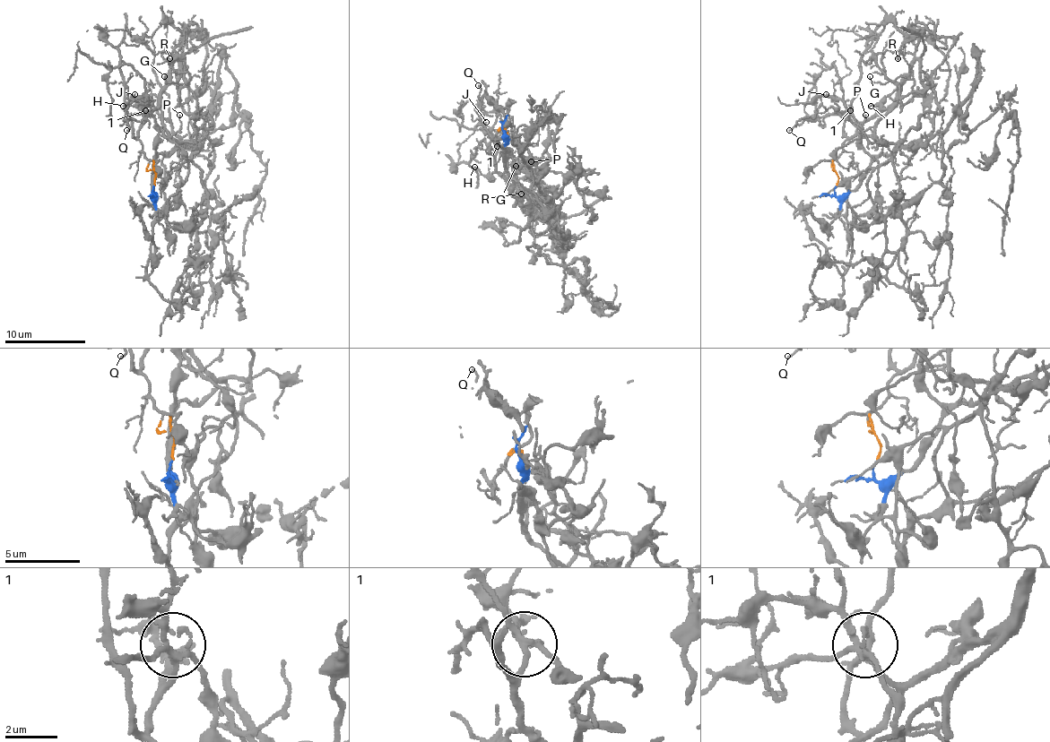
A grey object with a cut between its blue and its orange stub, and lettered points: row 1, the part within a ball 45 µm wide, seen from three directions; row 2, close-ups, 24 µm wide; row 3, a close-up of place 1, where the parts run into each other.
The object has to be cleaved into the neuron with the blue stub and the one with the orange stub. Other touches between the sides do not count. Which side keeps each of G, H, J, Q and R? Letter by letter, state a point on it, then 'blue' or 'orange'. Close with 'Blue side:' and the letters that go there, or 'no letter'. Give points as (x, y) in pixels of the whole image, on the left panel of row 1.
G: at (164, 76); orange
H: at (123, 106); orange
J: at (134, 94); orange
Q: at (126, 130); blue
R: at (169, 58); orange
Blue side: Q

